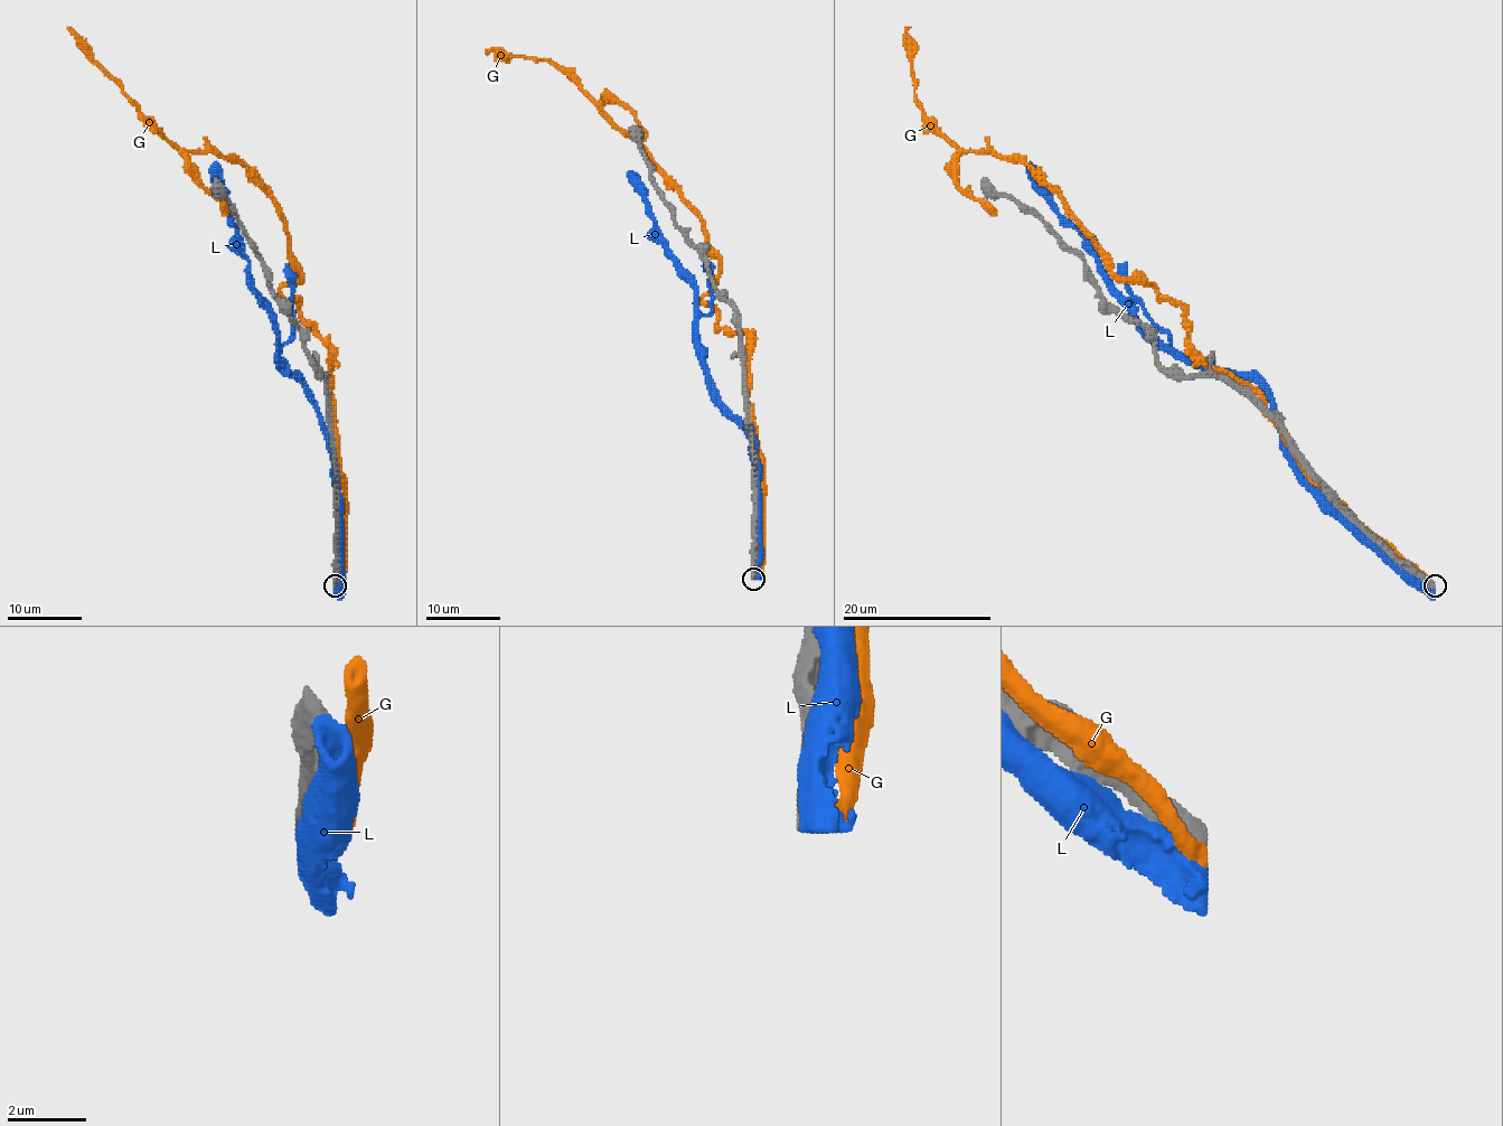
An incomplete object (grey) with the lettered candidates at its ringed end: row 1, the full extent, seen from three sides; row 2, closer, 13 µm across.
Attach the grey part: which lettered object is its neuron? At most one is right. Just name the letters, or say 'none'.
none

